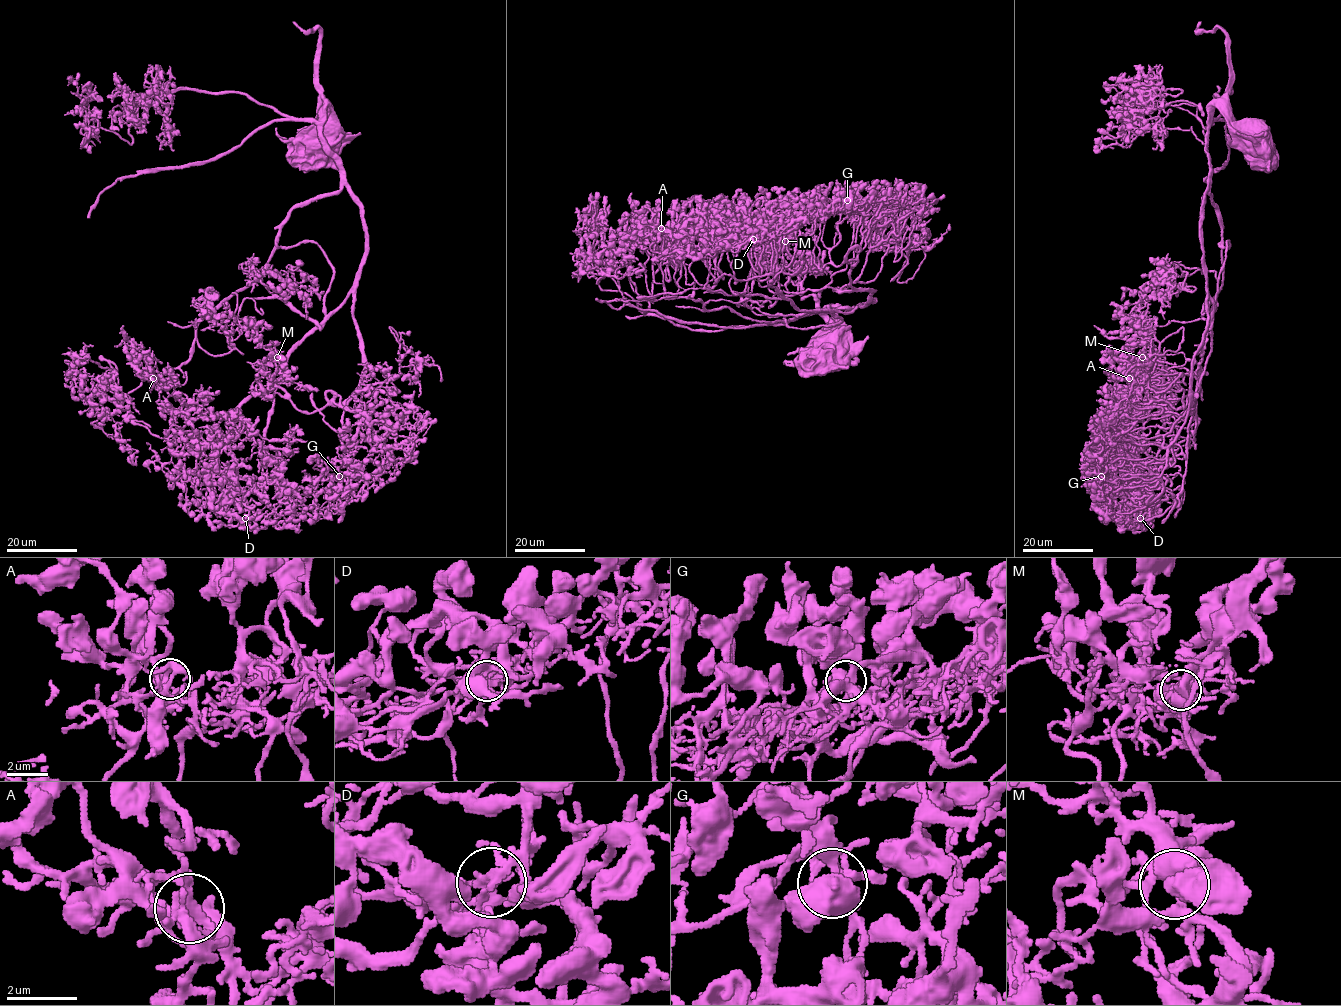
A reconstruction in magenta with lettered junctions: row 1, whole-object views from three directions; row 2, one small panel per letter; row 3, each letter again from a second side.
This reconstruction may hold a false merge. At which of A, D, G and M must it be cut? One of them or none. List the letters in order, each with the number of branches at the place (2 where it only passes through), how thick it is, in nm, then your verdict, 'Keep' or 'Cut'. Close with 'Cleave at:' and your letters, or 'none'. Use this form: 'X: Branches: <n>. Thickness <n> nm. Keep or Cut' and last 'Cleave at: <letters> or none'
A: Branches: 5. Thickness 240 nm. Keep
D: Branches: 5. Thickness 240 nm. Keep
G: Branches: 6. Thickness 360 nm. Keep
M: Branches: 6. Thickness 400 nm. Keep
Cleave at: none

